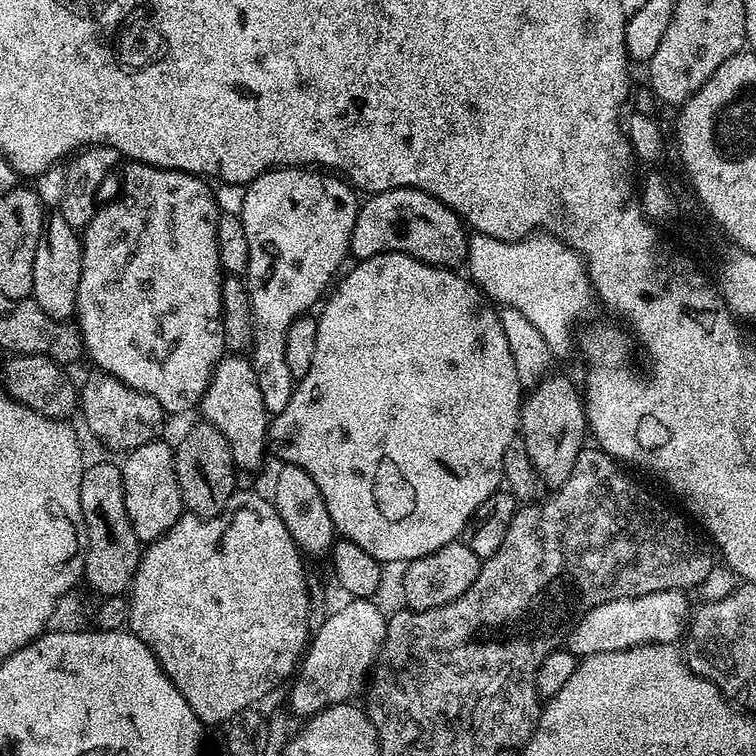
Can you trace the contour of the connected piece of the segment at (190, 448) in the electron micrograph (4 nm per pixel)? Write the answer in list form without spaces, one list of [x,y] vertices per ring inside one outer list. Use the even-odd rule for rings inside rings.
[[[199,422],[175,445],[176,477],[185,509],[201,518],[216,516],[228,505],[232,493],[237,491],[238,469],[232,463],[228,439],[213,424]]]

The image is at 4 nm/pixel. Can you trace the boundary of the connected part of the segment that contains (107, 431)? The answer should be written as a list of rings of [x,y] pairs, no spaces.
[[[99,370],[91,371],[78,390],[78,408],[89,432],[110,450],[129,452],[159,437],[166,419],[160,402]]]

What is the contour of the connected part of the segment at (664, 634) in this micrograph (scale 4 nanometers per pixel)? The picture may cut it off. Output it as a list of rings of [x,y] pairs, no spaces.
[[[681,589],[658,591],[654,594],[611,599],[587,611],[576,621],[566,637],[566,648],[576,657],[594,653],[617,652],[620,649],[640,647],[644,644],[674,644],[685,631],[690,607]]]

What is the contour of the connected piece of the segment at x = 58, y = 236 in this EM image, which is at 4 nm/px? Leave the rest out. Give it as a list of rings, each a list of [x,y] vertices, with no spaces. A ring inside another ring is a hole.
[[[52,214],[44,221],[44,228],[38,238],[38,246],[34,254],[34,282],[32,283],[31,299],[49,316],[51,320],[68,322],[73,319],[78,298],[78,282],[82,278],[82,240],[77,229],[66,222],[59,214]]]

